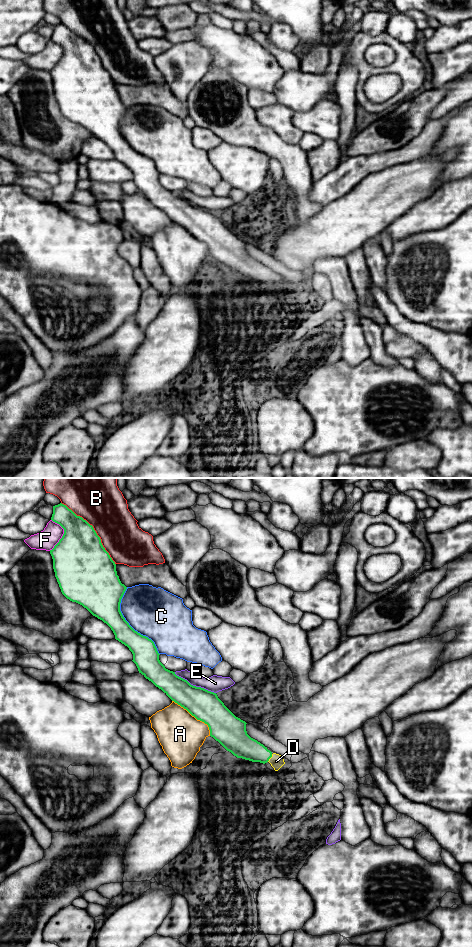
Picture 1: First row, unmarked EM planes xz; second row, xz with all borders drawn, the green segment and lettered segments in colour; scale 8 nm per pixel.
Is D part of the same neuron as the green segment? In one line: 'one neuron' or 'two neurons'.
one neuron

